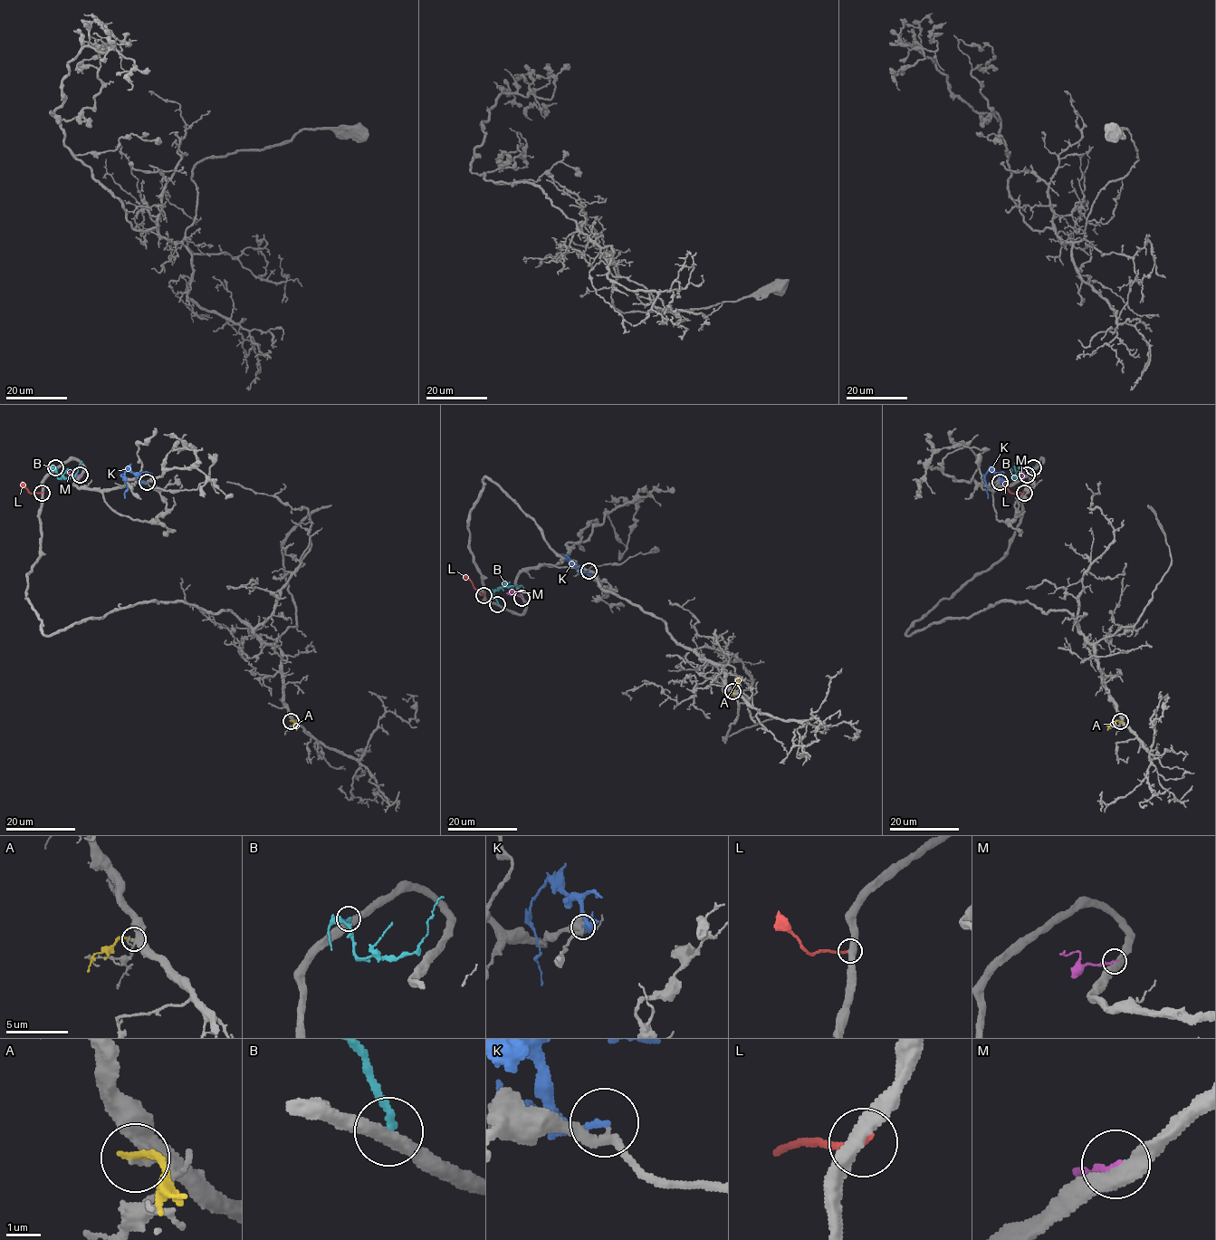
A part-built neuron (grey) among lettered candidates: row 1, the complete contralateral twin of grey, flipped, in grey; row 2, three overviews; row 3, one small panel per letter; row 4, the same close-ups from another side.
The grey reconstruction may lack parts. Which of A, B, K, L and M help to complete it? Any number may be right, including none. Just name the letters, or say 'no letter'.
no letter

